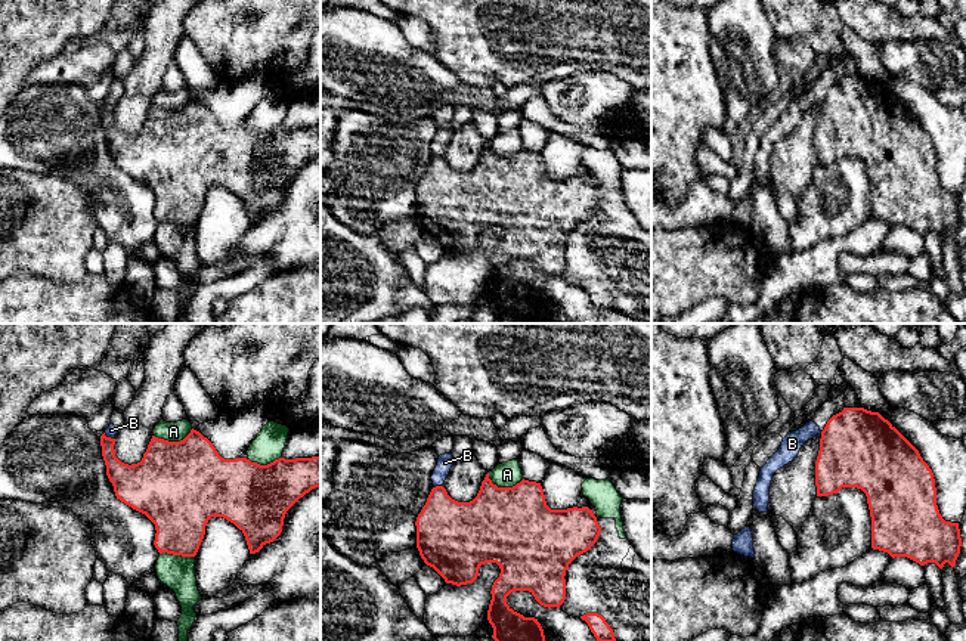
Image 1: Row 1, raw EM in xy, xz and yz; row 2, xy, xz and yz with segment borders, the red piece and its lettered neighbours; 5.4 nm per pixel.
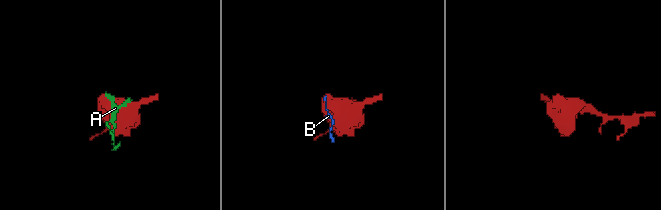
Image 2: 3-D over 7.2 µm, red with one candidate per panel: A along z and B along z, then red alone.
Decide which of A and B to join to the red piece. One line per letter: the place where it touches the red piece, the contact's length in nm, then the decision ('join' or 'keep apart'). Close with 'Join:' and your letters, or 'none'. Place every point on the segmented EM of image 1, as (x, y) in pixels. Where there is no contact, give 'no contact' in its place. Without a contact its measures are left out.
A: contact xz (504, 488); length 200 nm; keep apart
B: contact xy (110, 437); length 70 nm; keep apart
Join: none

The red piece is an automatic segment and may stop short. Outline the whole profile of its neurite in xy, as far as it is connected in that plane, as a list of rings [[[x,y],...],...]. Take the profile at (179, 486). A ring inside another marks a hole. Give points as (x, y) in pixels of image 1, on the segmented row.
[[[199,431],[180,442],[152,436],[137,464],[124,464],[115,456],[115,439],[100,436],[106,476],[117,499],[145,514],[155,524],[154,545],[160,554],[195,557],[211,517],[223,517],[245,536],[250,554],[258,552],[282,532],[287,511],[306,493],[321,487],[321,455],[312,458],[279,458],[267,465],[247,458],[225,459]]]

